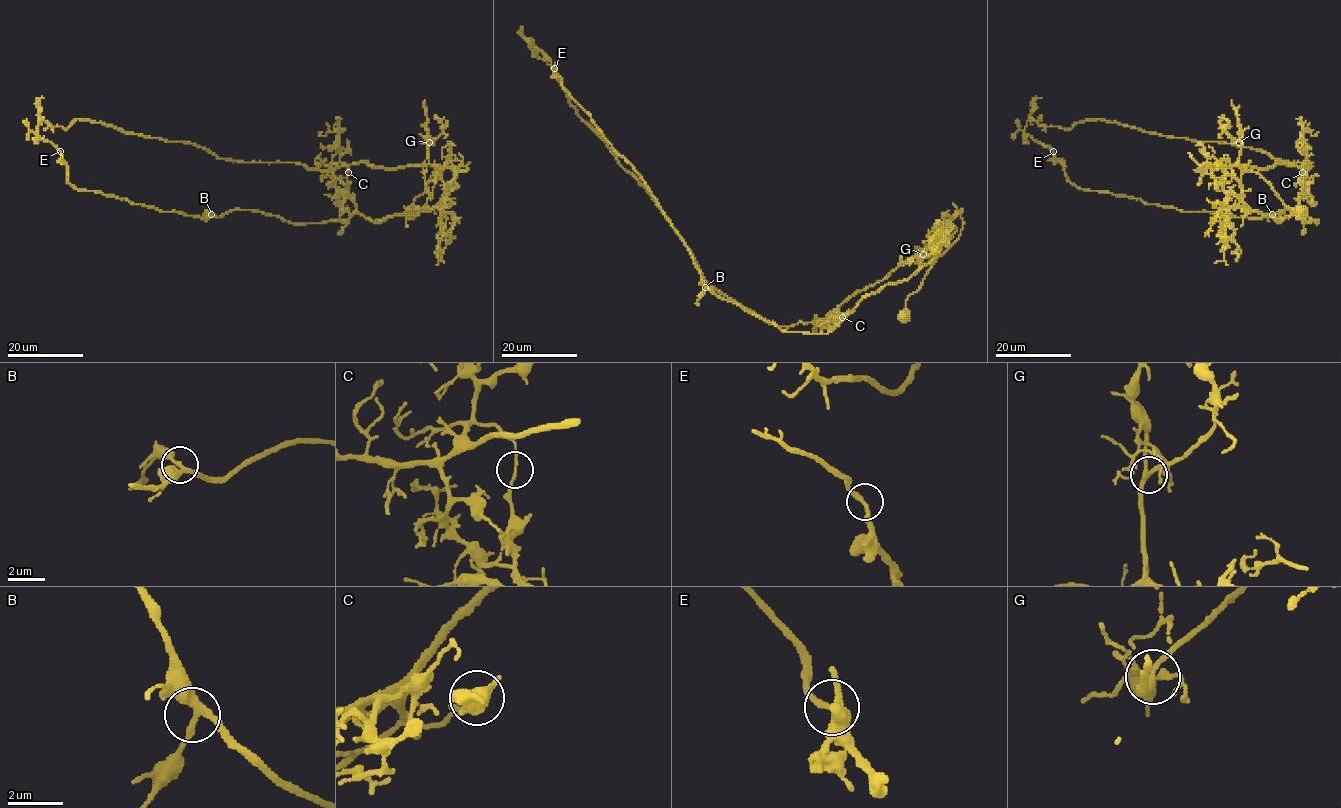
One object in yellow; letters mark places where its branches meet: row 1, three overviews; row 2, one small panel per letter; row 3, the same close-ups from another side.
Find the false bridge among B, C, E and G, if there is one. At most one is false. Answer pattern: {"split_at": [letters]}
{"split_at": ["C"]}

